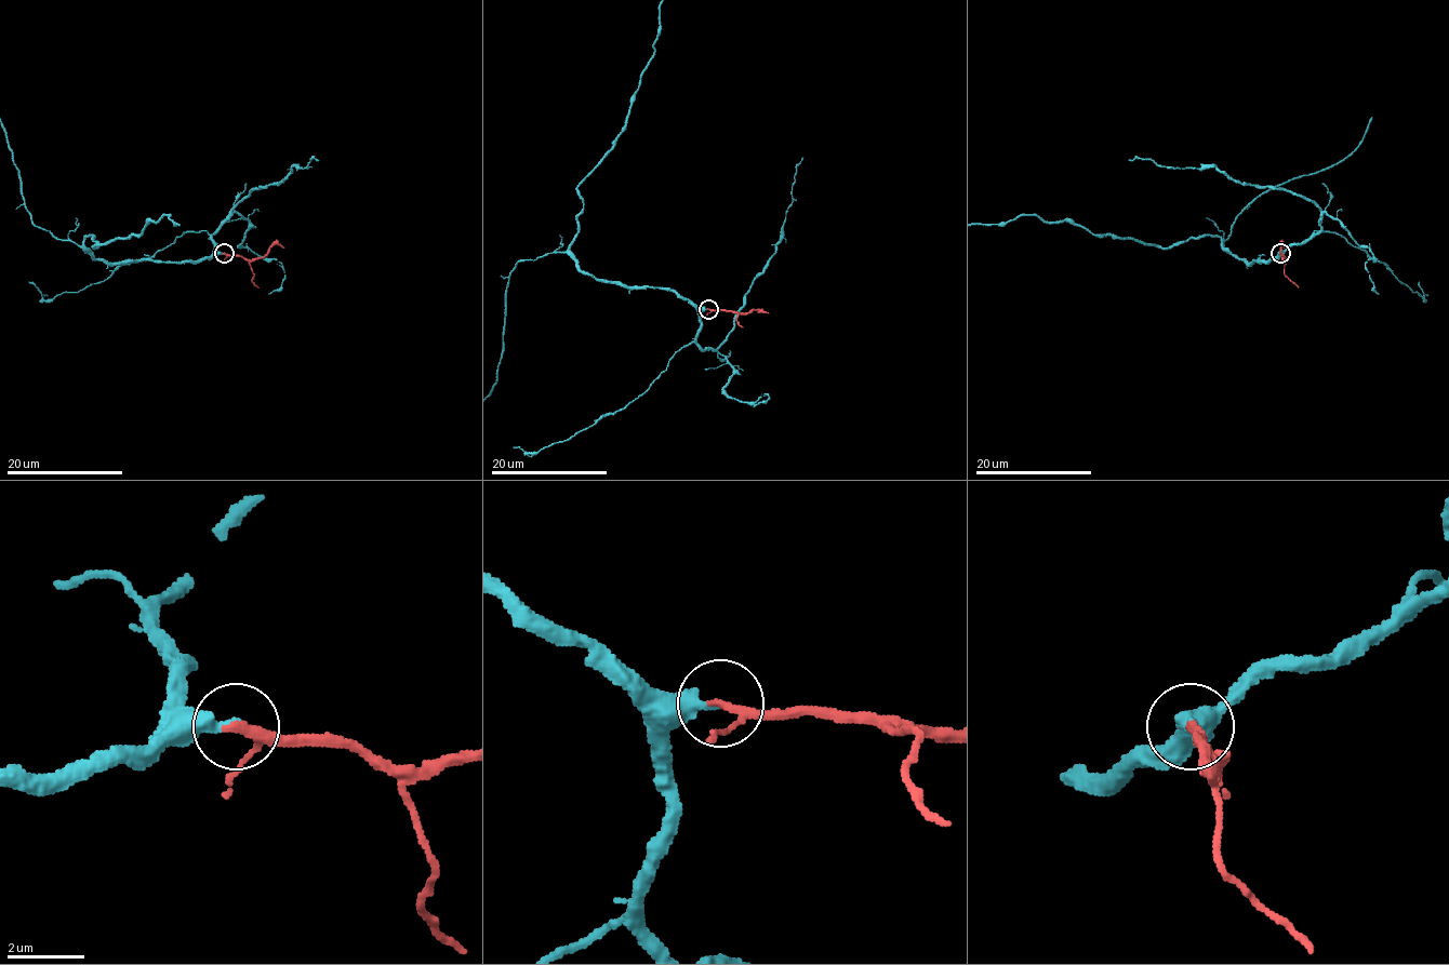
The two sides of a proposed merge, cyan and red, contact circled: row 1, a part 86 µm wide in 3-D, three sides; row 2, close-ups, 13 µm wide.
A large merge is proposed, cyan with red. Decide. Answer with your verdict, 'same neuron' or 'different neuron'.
same neuron

